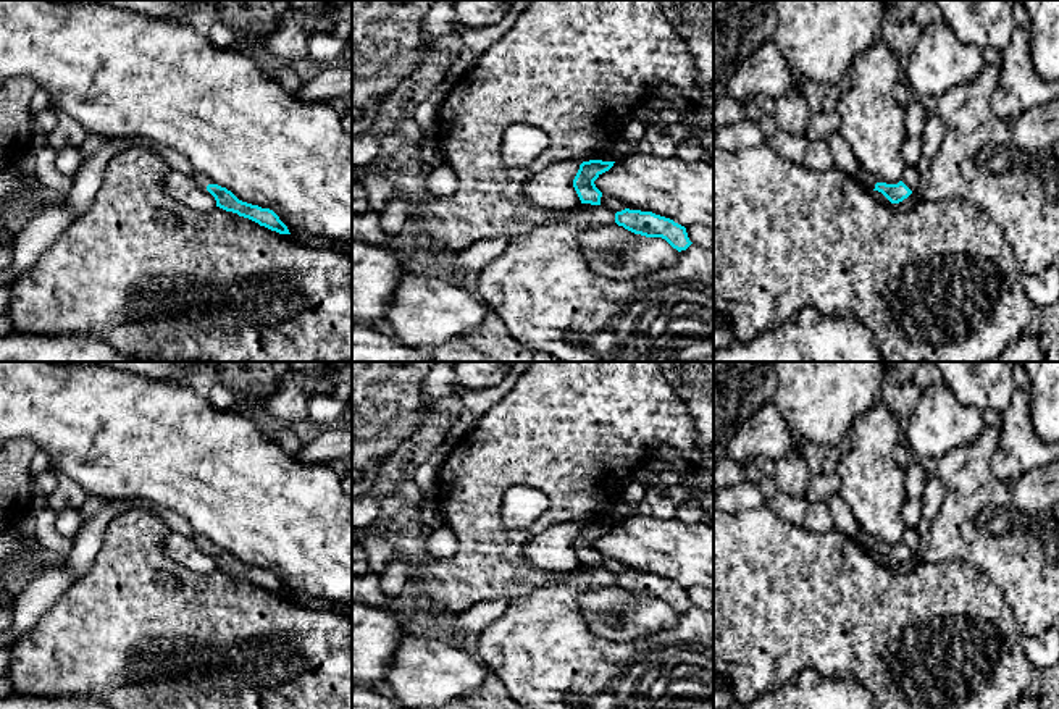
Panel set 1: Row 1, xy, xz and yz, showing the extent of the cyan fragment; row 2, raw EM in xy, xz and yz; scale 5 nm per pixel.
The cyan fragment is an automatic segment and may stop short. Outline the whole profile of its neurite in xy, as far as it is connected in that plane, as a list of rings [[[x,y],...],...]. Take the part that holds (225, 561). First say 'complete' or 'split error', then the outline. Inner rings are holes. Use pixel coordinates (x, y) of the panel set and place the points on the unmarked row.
complete; [[[208,546],[207,552],[215,559],[216,568],[249,580],[258,585],[260,588],[265,588],[279,596],[291,596],[287,588],[279,581],[279,578],[273,572],[242,564],[231,552],[218,546]]]

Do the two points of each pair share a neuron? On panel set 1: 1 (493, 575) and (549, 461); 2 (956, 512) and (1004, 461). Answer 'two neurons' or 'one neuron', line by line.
1: one neuron
2: two neurons

